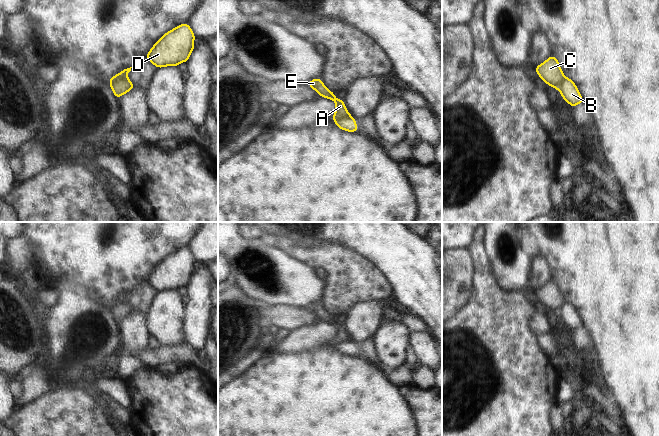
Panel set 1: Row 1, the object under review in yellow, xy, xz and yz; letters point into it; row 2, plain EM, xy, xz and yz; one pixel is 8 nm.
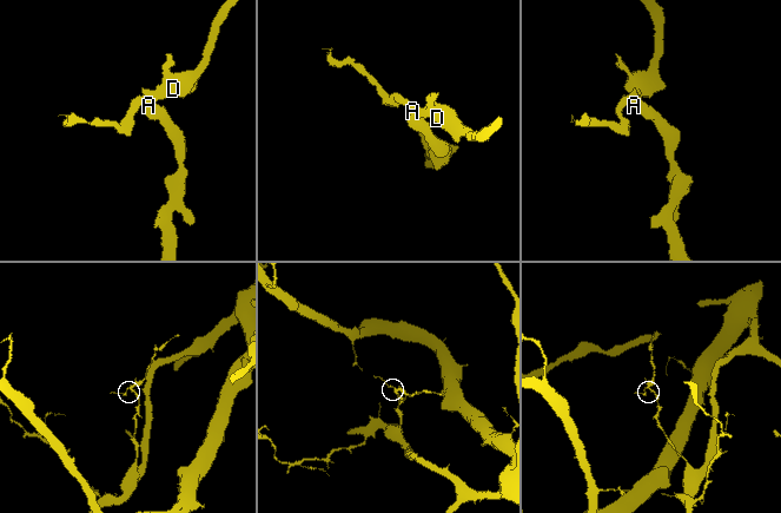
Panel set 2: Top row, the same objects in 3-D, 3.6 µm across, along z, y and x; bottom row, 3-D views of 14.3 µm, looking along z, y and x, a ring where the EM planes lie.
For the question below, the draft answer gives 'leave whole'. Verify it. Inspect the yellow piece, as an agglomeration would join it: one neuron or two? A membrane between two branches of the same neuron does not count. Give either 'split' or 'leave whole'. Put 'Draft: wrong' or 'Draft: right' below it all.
split
Draft: wrong

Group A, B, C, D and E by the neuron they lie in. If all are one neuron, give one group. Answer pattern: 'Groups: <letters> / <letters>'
Groups: A C D E / B

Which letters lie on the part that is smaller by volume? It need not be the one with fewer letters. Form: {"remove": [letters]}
{"remove": ["A", "C", "D", "E"]}

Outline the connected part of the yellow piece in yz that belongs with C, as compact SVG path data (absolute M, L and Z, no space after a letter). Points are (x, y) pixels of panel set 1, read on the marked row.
M551 55L542 64L535 67L539 77L551 87L560 90L565 75L559 66L559 61Z

